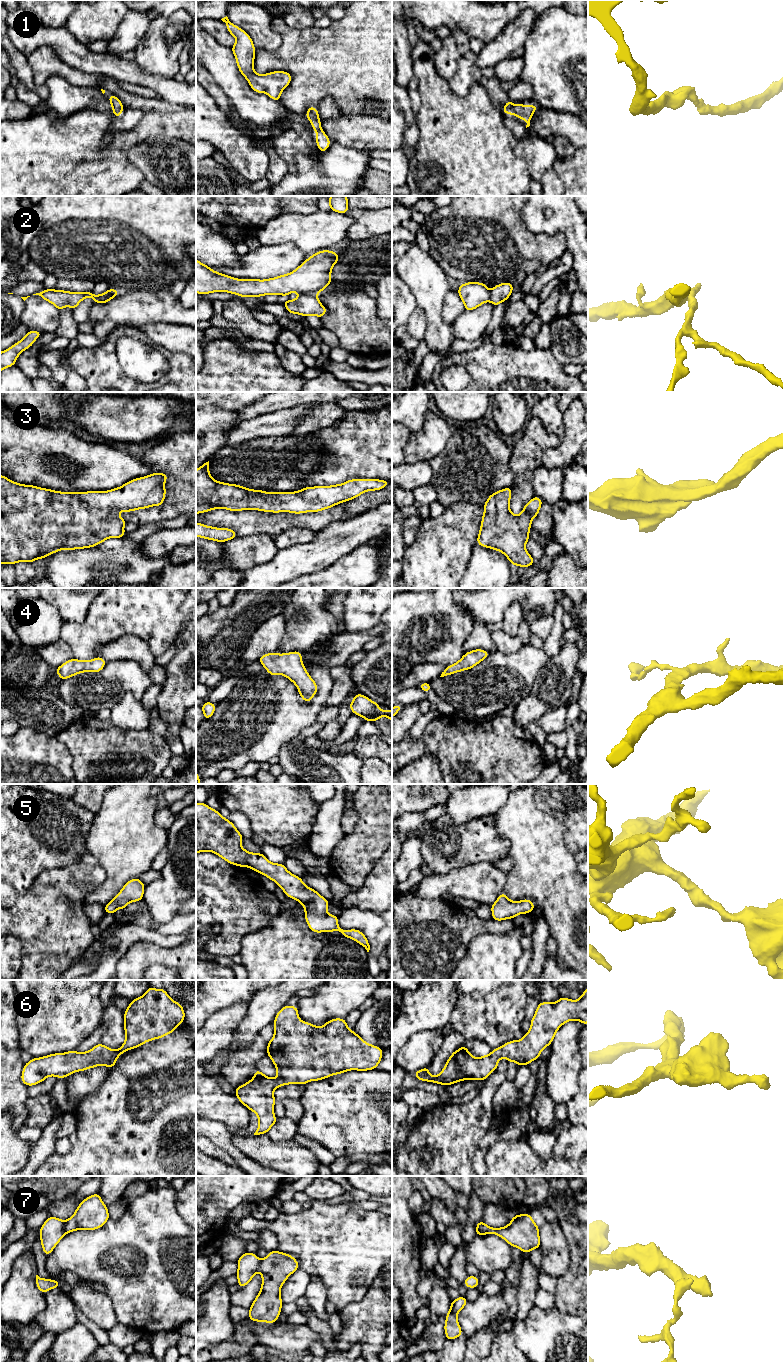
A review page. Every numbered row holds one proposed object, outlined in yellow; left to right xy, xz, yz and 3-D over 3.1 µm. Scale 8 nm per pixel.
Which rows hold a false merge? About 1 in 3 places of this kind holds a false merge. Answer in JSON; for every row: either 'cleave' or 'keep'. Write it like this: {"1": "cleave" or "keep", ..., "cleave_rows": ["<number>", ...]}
{"1": "keep", "2": "cleave", "3": "keep", "4": "keep", "5": "keep", "6": "keep", "7": "cleave", "cleave_rows": ["2", "7"]}

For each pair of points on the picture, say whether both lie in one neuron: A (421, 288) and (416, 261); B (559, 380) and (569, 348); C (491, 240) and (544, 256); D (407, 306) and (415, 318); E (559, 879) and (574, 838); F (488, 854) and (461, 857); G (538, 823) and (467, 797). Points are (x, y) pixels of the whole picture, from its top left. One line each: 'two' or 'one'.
A: one
B: two
C: one
D: two
E: two
F: one
G: two

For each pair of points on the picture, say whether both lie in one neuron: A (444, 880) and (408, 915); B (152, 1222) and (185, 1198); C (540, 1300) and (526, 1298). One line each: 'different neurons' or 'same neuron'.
A: different neurons
B: different neurons
C: different neurons

